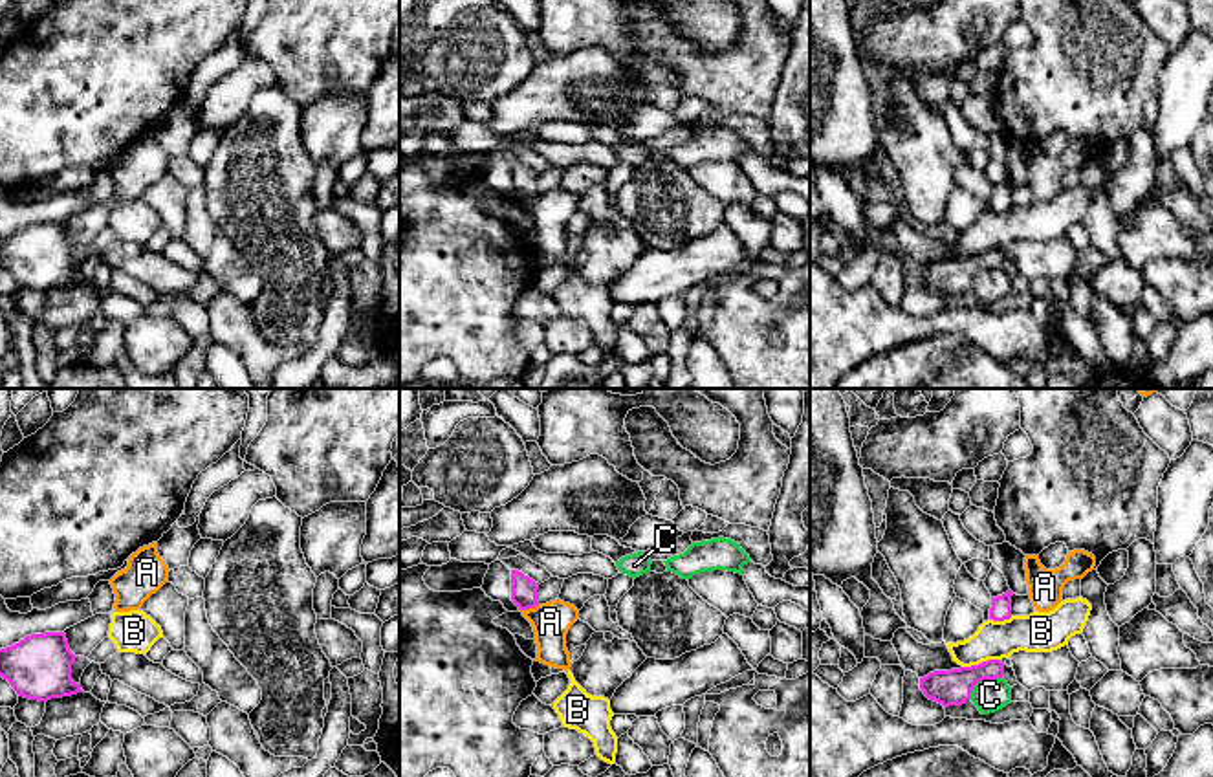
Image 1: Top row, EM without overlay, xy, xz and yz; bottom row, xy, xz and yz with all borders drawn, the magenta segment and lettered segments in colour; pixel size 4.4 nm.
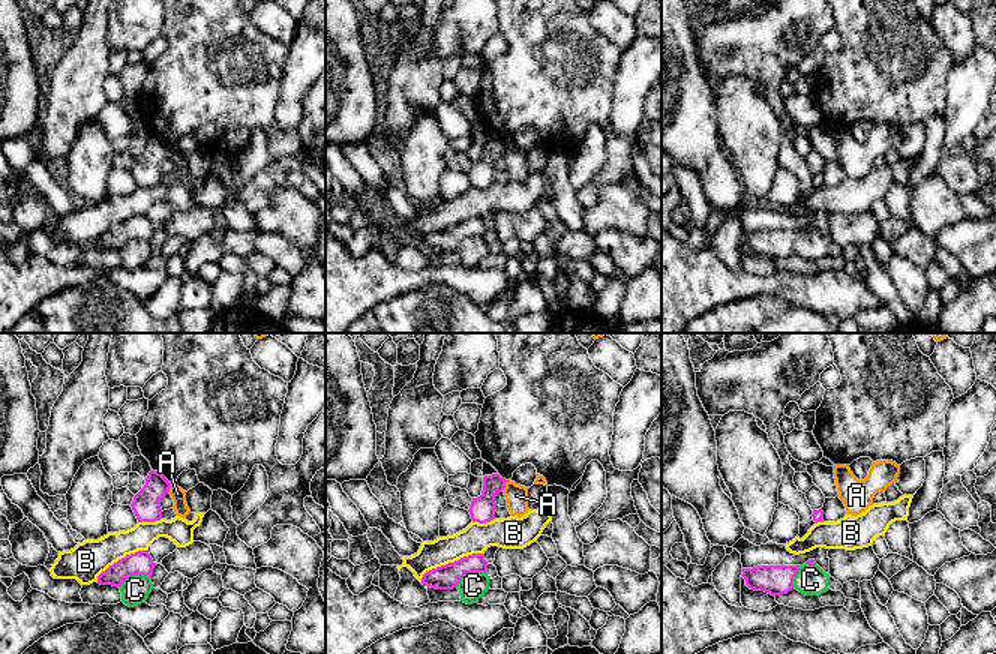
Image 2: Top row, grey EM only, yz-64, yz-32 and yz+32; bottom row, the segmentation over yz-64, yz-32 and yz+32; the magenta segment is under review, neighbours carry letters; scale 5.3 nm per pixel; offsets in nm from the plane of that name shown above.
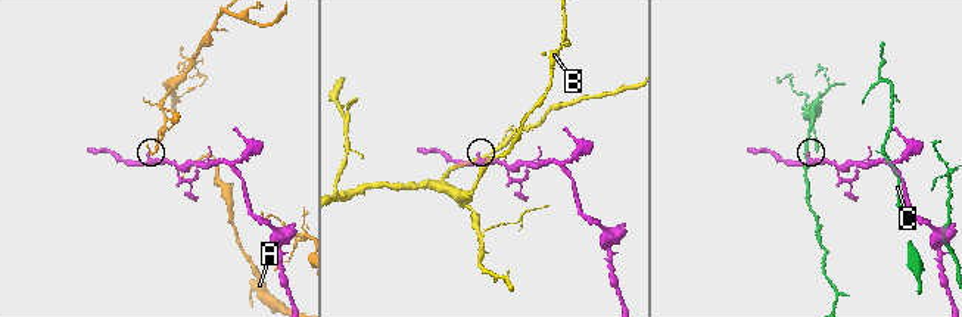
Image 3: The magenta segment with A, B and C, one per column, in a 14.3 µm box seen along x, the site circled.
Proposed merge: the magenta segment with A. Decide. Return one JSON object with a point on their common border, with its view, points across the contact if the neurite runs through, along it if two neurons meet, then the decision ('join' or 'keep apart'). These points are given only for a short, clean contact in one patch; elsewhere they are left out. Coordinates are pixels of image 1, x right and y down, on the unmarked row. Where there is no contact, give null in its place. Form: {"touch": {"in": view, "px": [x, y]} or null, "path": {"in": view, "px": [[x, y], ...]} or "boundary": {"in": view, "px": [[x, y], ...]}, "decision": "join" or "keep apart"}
{"touch": {"in": "xz", "px": [528, 196]}, "boundary": {"in": "xz", "px": [[537, 193], [521, 200]]}, "decision": "keep apart"}

